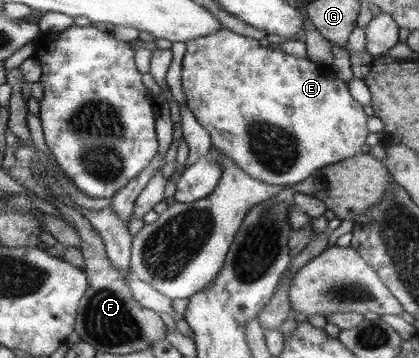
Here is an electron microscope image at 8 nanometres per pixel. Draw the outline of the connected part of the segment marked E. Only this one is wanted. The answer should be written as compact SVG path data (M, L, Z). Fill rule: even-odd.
M222 28L216 33L206 37L194 38L185 44L186 52L182 60L181 90L184 93L185 103L190 114L196 117L198 124L210 136L211 146L220 150L222 154L226 154L240 170L245 171L253 179L258 179L260 182L271 185L293 185L303 182L314 172L322 170L322 168L328 165L348 157L353 157L360 152L360 146L364 144L364 138L368 134L368 130L364 126L366 124L366 116L362 112L362 106L356 100L350 98L347 84L339 80L330 68L319 67L316 63L309 62L307 59L295 58L292 55L285 54L283 51L277 52L276 50L266 49L264 42L261 43Z

